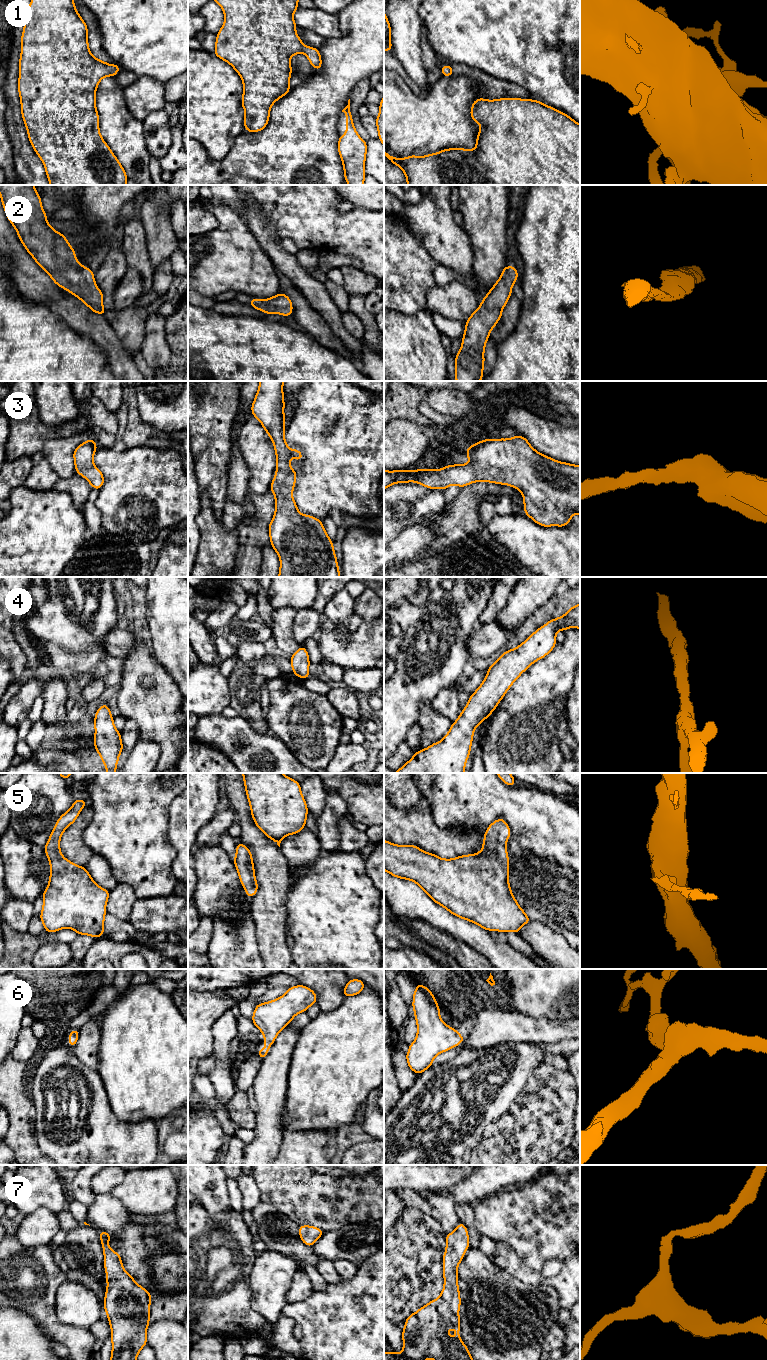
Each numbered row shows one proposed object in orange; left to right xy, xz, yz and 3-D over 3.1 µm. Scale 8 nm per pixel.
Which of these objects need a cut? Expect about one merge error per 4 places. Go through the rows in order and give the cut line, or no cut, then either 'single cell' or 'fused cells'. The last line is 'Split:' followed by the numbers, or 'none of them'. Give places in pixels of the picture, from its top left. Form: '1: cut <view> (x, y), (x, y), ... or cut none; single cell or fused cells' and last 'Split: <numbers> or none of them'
1: cut none; single cell
2: cut none; single cell
3: cut none; single cell
4: cut none; single cell
5: cut none; single cell
6: cut none; single cell
7: cut none; single cell
Split: none of them

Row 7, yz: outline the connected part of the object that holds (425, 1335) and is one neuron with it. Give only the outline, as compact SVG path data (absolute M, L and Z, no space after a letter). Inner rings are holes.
M460 1222L452 1233L446 1234L446 1250L443 1255L444 1287L440 1297L408 1316L402 1330L403 1352L387 1353L384 1351L384 1360L426 1360L428 1358L434 1360L473 1360L460 1337L459 1317L461 1299L457 1269L468 1248L468 1230L464 1223ZM449 1327L453 1327L455 1330L456 1338L454 1340L448 1334Z

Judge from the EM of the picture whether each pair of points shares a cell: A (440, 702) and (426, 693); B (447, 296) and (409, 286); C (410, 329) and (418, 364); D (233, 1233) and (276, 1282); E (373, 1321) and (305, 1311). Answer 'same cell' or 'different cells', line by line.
A: different cells
B: different cells
C: same cell
D: different cells
E: same cell

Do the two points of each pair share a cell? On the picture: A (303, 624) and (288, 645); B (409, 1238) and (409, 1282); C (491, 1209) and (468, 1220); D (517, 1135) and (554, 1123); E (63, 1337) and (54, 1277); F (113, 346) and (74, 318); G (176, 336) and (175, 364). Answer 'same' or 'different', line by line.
A: different
B: same
C: different
D: same
E: same
F: same
G: same

